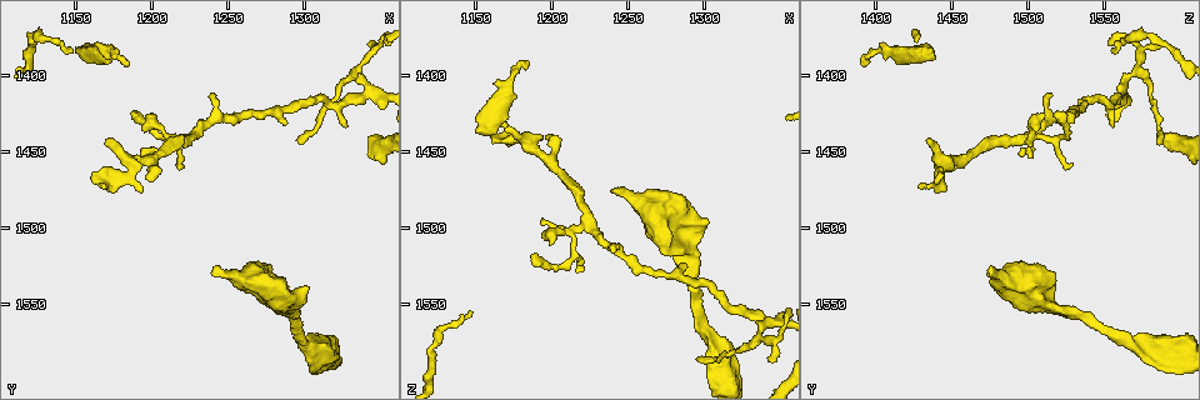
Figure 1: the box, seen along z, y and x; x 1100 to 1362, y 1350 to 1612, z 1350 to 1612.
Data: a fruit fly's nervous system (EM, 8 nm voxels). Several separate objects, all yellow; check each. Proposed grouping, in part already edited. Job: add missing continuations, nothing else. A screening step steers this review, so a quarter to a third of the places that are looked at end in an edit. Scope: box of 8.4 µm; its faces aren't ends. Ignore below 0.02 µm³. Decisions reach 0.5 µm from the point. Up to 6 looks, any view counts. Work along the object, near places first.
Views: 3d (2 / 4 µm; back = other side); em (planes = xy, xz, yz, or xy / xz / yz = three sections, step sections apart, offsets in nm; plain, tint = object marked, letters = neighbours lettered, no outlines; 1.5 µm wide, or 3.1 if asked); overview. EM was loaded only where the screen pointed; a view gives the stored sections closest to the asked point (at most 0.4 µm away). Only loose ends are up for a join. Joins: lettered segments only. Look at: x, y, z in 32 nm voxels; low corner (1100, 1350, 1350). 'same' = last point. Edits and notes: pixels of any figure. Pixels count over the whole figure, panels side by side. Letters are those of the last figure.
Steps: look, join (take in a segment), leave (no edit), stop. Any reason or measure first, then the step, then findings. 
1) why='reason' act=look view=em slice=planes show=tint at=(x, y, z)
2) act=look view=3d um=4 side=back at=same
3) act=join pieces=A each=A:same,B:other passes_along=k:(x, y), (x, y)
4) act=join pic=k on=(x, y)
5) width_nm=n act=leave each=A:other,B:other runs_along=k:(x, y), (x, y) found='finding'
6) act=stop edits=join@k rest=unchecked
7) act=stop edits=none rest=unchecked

why='long arm stops here' act=look view=em slice=xy step=8 show=tint at=(1184, 1394, 1388)

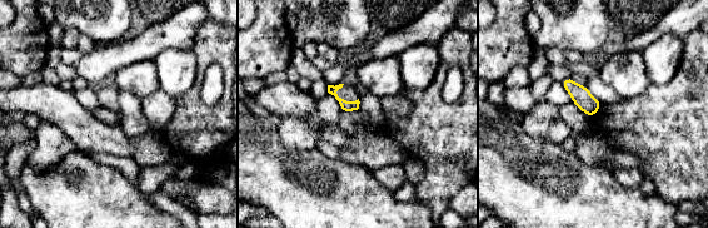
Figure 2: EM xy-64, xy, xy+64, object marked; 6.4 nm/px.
act=look view=em slice=planes show=letters at=same

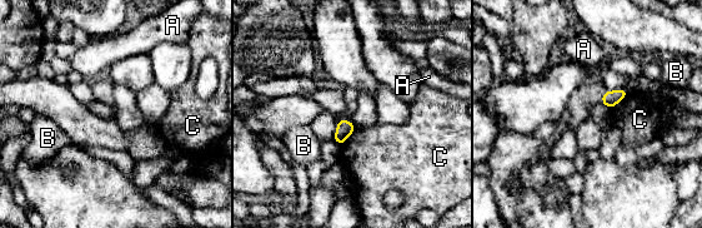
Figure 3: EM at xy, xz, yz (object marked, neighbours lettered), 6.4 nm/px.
act=leave each=A:other,B:other,C:other border=3:(630, 92), (611, 109) found='no lettered segment goes on from it'

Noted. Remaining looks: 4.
act=look view=em slice=planes show=letters at=(1218, 1460, 1528)

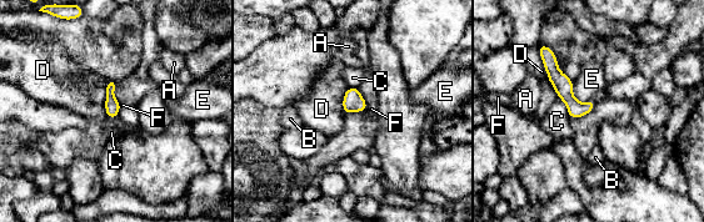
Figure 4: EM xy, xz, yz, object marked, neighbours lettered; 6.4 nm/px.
act=leave each=A:other,B:other,C:other,D:other,E:other,F:other runs_along=4:(545, 55), (567, 96), (588, 109) found='no lettered segment goes on from it'

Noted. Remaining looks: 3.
why='an open end' act=look view=em slice=planes show=letters at=(1342, 1378, 1588)

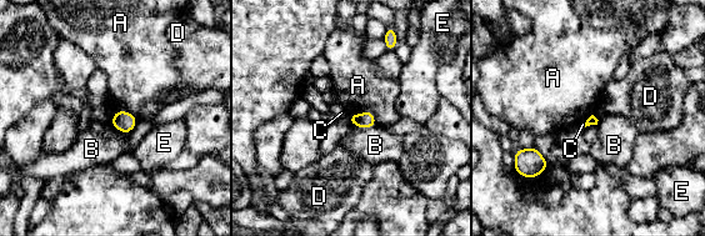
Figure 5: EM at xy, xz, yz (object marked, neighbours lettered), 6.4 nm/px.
longest_contact=A:190nm act=leave each=A:other,B:other,C:other,D:other,E:other found='none of them fits'

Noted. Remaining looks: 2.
act=stop edits=none rest=unchecked

